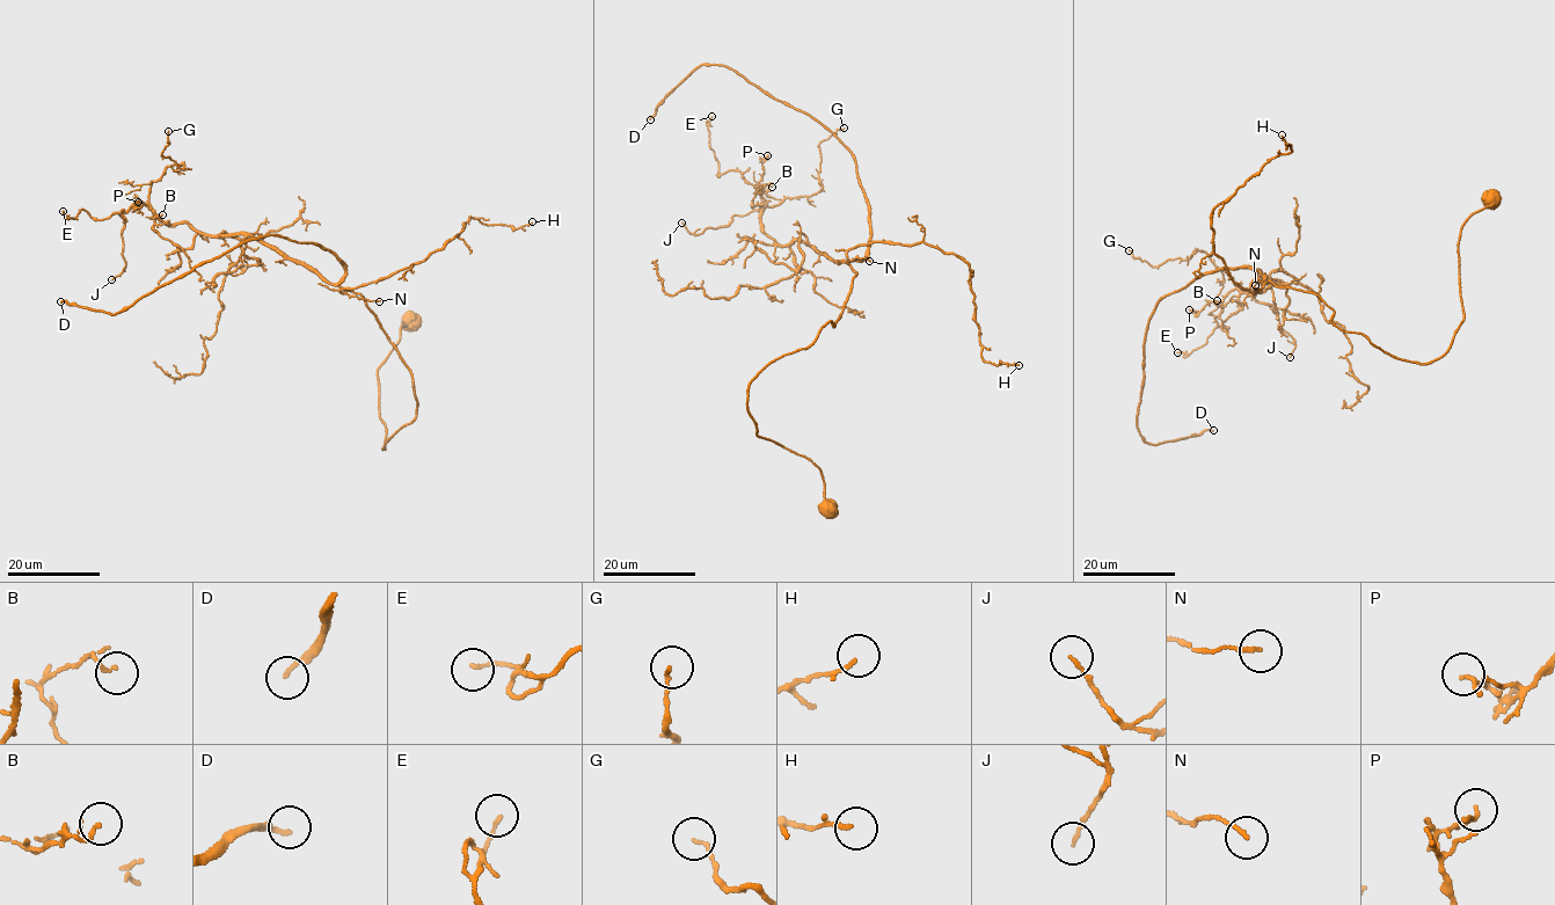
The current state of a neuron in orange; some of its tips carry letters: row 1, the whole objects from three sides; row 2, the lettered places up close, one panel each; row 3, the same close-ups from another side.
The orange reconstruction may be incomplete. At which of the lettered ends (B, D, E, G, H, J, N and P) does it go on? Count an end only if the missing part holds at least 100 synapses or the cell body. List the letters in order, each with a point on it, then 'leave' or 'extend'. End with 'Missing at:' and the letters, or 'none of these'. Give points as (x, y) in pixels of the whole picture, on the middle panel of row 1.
B: at (772, 187); leave
D: at (650, 119); extend
E: at (712, 116); leave
G: at (844, 128); leave
H: at (1019, 365); leave
J: at (681, 223); leave
N: at (869, 261); leave
P: at (767, 155); leave
Missing at: D

